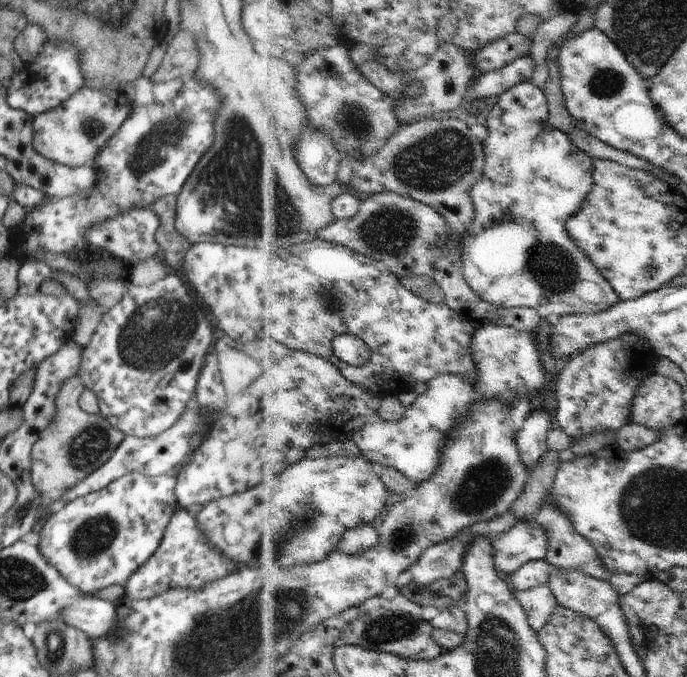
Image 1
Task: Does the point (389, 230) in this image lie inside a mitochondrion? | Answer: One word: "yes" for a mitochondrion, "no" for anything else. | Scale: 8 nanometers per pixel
yes

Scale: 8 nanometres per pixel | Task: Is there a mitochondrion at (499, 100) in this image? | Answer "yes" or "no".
no

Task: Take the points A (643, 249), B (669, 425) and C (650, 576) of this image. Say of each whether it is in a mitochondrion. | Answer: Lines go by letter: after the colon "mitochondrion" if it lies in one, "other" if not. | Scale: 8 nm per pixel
A: other
B: other
C: other

